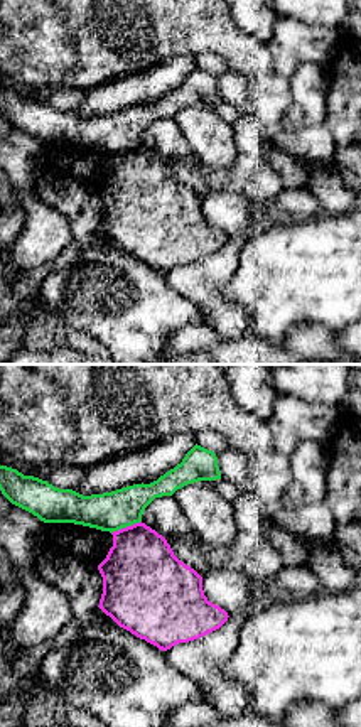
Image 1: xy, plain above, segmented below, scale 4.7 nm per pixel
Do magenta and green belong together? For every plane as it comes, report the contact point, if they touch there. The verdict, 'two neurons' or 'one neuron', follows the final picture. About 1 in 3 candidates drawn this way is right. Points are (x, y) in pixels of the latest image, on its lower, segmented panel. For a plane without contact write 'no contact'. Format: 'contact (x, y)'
contact (127, 527)

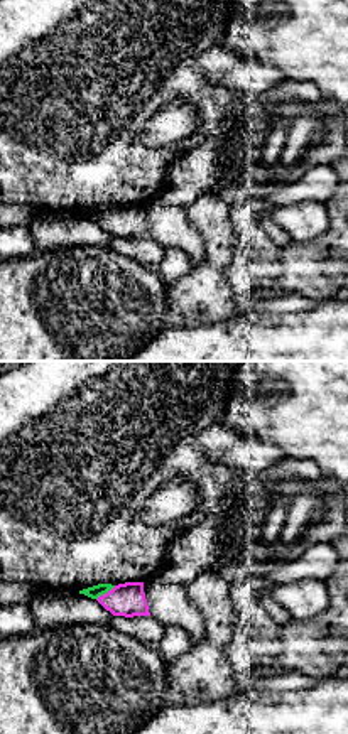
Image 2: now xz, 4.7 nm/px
contact (107, 593)

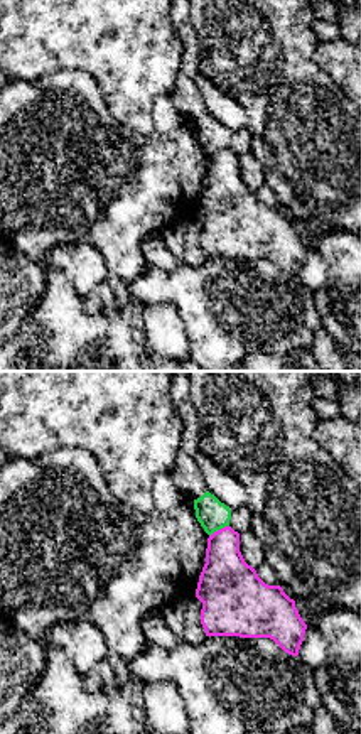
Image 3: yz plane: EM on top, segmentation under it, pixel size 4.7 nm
contact (218, 530)

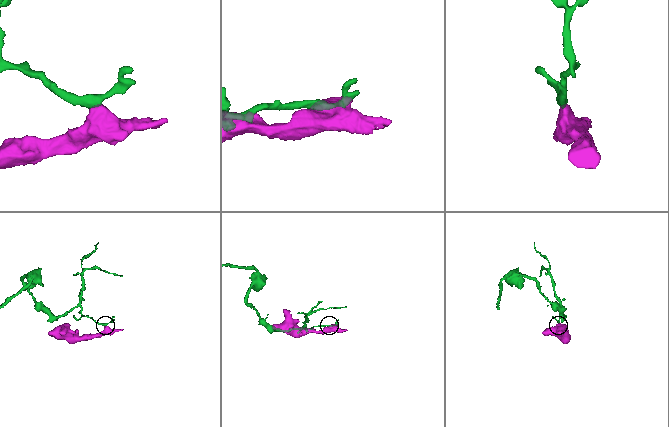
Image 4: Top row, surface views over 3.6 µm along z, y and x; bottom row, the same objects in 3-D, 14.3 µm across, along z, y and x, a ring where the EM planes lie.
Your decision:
two neurons

